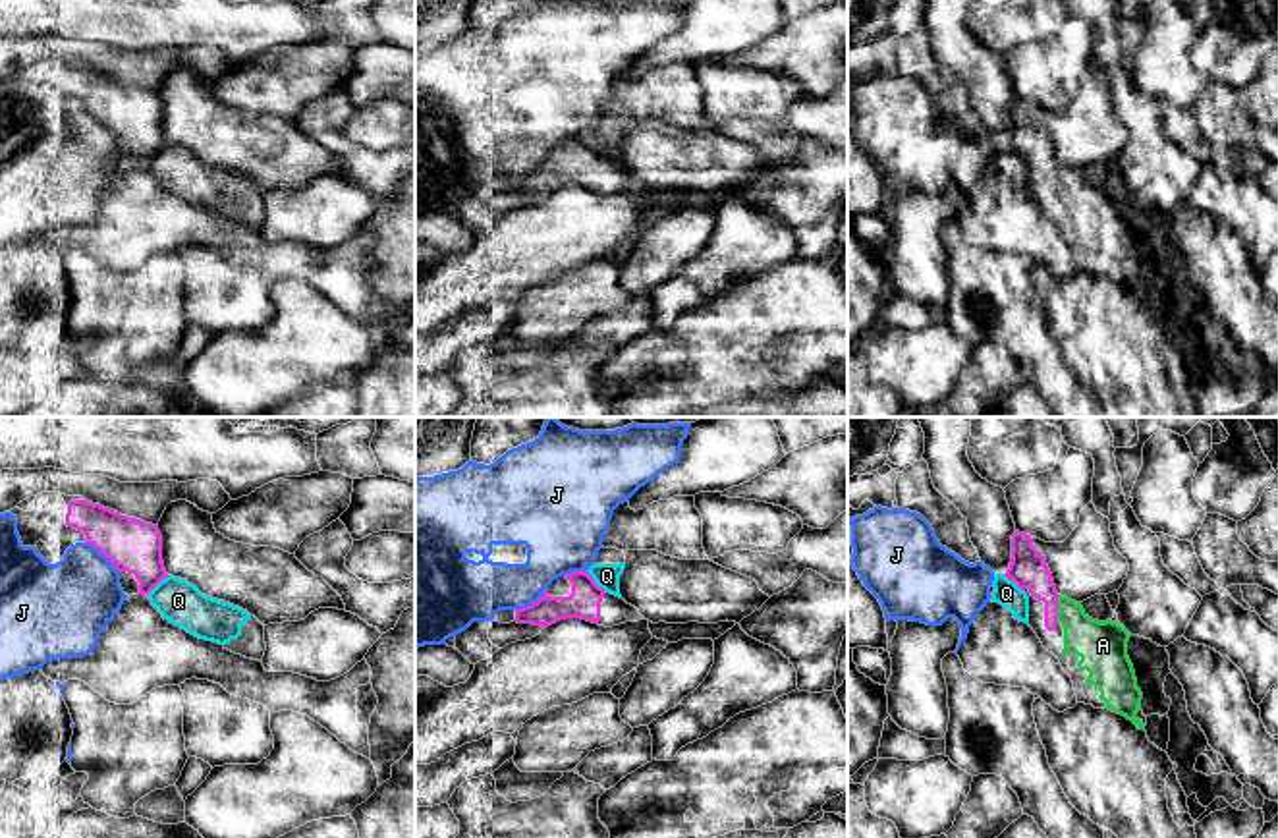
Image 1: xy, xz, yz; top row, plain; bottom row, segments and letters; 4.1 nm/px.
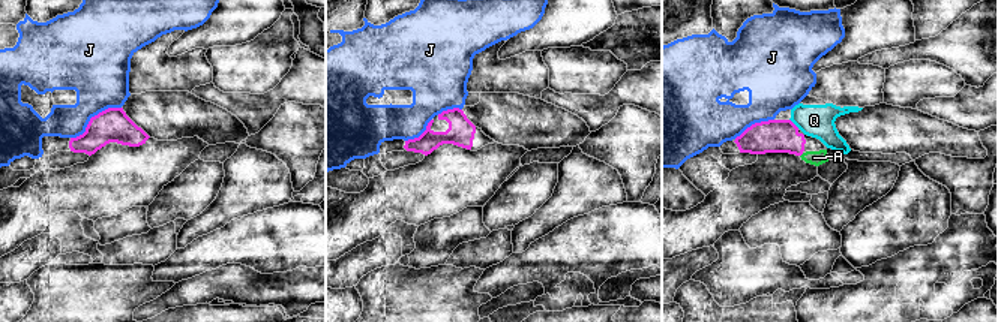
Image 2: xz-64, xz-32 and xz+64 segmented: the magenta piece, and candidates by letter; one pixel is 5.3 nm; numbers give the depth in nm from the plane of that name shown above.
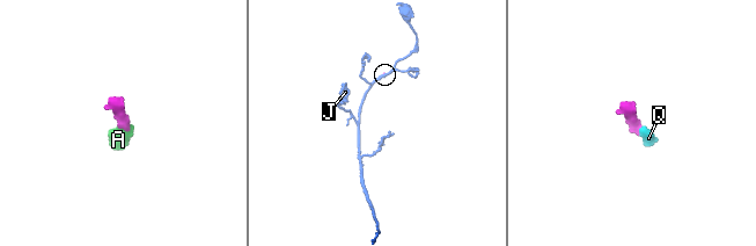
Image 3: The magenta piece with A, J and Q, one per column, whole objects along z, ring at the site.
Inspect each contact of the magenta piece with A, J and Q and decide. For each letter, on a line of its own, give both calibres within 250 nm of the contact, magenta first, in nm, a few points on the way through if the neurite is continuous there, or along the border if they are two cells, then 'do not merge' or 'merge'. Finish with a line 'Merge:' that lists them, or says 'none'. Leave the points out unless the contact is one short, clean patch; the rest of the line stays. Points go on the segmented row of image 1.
A: 160/200 nm | across yz (1027, 570), (1056, 609), (1103, 645) | merge
J: 220/360 nm | do not merge
Q: 130/110 nm | along xz (585, 570), (607, 591) | do not merge
Merge: A

